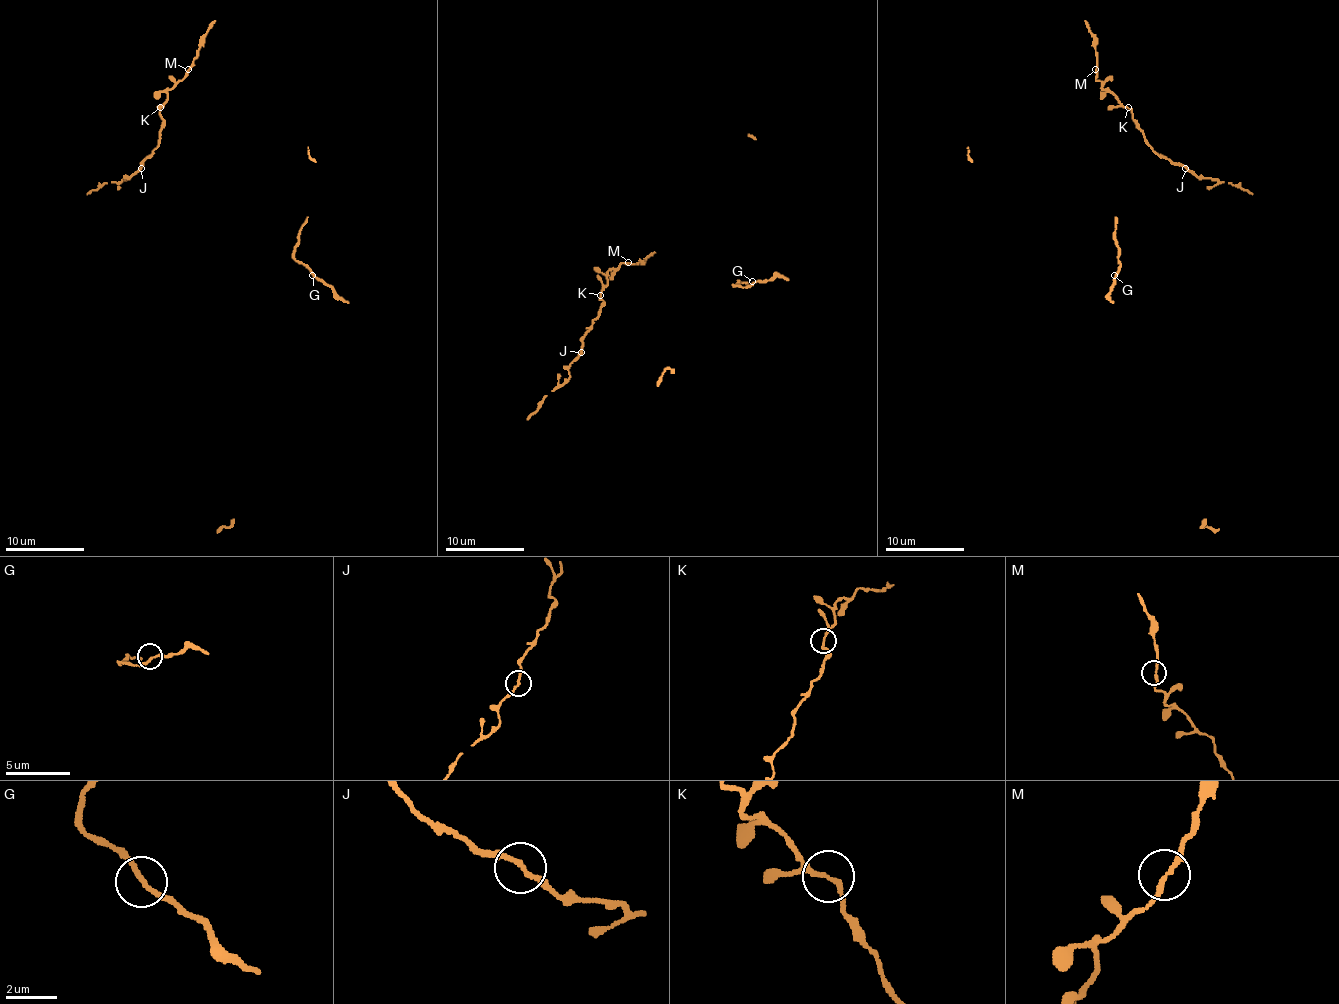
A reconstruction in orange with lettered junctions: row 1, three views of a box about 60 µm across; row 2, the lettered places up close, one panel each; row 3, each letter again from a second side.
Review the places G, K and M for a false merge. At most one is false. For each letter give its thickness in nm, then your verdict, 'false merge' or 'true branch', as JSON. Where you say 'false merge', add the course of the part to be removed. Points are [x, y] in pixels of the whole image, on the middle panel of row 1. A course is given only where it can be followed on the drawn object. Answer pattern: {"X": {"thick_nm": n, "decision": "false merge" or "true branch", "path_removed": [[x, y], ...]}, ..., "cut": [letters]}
{"G": {"thick_nm": 180, "decision": "true branch"}, "K": {"thick_nm": 180, "decision": "true branch"}, "M": {"thick_nm": 180, "decision": "true branch"}, "cut": []}

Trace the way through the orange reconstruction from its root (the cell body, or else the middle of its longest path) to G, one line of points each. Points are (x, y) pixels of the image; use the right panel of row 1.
G: (1116, 227), (1114, 243), (1120, 267), (1114, 275)

